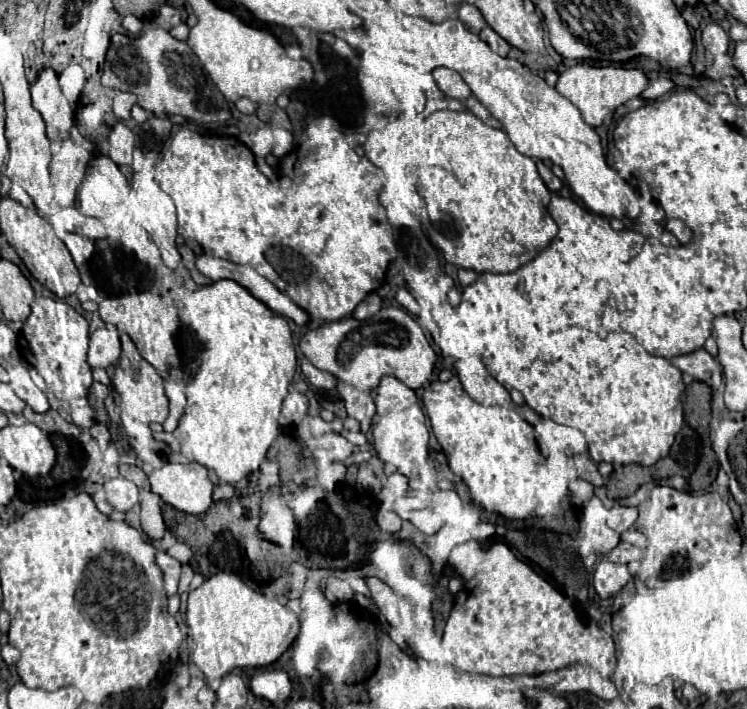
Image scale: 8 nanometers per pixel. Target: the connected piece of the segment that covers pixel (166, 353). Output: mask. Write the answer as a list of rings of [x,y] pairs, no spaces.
[[[127,292],[115,298],[101,298],[97,304],[101,320],[107,324],[115,324],[119,332],[127,334],[133,340],[137,352],[157,370],[161,378],[167,378],[171,358],[175,356],[175,346],[173,346],[173,336],[165,324],[167,304],[163,302],[163,298],[151,292]]]

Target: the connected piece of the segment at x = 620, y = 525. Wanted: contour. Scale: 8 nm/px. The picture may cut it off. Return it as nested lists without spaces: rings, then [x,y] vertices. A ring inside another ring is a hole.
[[[613,506],[609,512],[609,528],[613,528],[615,532],[625,532],[629,530],[637,520],[637,508],[633,506]]]

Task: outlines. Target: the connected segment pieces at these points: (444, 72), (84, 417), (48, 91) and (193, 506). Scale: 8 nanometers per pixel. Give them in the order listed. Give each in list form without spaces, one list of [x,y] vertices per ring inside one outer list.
[[[435,68],[431,74],[433,74],[433,80],[443,90],[445,96],[457,98],[457,100],[465,100],[471,96],[467,84],[461,80],[461,76],[457,72],[453,72],[449,68]]]
[[[89,406],[73,408],[71,418],[73,418],[73,424],[79,426],[79,428],[89,428],[89,426],[95,424],[95,416],[93,416],[93,410]]]
[[[43,68],[37,80],[29,86],[29,92],[33,98],[33,108],[41,114],[47,126],[47,136],[53,140],[67,138],[75,118],[67,96],[59,88],[57,74],[51,68]]]
[[[171,464],[157,468],[149,474],[151,490],[169,506],[187,512],[203,514],[213,504],[213,484],[205,466]]]

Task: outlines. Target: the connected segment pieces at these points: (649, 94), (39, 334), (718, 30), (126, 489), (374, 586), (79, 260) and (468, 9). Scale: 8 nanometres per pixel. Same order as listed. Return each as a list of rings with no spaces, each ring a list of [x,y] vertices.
[[[657,78],[653,82],[649,82],[649,88],[645,88],[643,96],[645,98],[651,98],[651,100],[657,100],[657,98],[663,98],[667,94],[671,94],[675,90],[675,84],[671,78]]]
[[[35,298],[31,314],[19,336],[19,346],[29,364],[43,376],[49,392],[61,402],[87,396],[93,384],[91,368],[87,364],[87,344],[89,326],[81,314],[77,314],[67,302],[55,298]]]
[[[707,24],[701,34],[703,46],[713,54],[725,54],[729,48],[729,36],[719,24]]]
[[[121,482],[119,486],[111,486],[105,488],[107,494],[107,502],[113,510],[121,510],[127,512],[129,508],[133,508],[139,502],[139,488],[131,482]]]
[[[367,578],[367,586],[369,586],[369,592],[371,592],[371,598],[375,600],[377,608],[381,610],[381,616],[389,624],[397,626],[401,622],[401,616],[399,616],[399,610],[397,610],[399,598],[393,594],[393,590],[387,584],[383,584],[377,578]]]
[[[65,234],[63,244],[67,246],[67,250],[69,250],[69,254],[77,266],[81,266],[95,250],[93,242],[87,238],[81,238],[79,234]]]
[[[461,4],[461,8],[459,8],[459,20],[461,20],[473,34],[479,34],[479,30],[487,26],[485,20],[481,18],[479,10],[477,10],[475,6],[471,6],[471,4]]]

